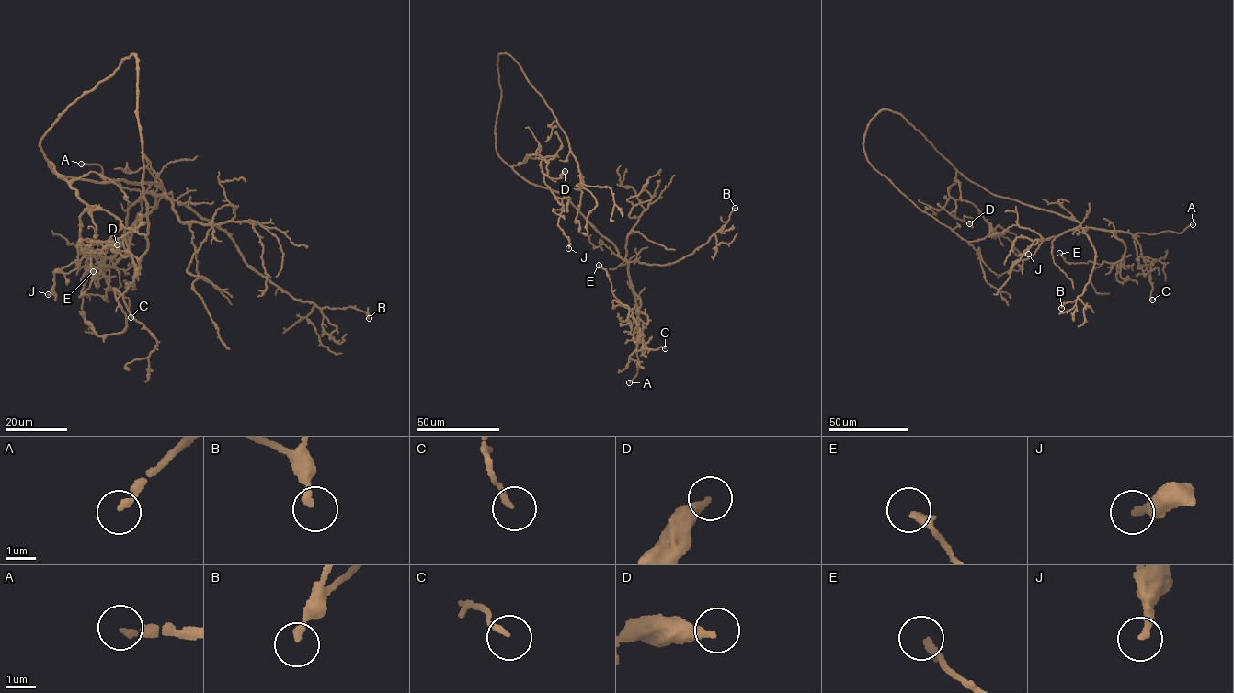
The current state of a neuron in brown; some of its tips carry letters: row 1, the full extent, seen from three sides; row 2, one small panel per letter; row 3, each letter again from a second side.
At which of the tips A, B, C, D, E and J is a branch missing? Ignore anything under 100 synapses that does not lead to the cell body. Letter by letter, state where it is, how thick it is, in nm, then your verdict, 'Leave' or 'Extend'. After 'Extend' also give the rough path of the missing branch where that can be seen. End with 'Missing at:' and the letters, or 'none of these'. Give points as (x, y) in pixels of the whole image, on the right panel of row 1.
A: Place: (1193, 224). Thickness 180 nm. Extend
B: Place: (1061, 308). Thickness 220 nm. Leave
C: Place: (1152, 300). Thickness 170 nm. Leave
D: Place: (969, 223). Thickness 320 nm. Leave
E: Place: (1059, 253). Thickness 240 nm. Leave
J: Place: (1028, 254). Thickness 300 nm. Leave
Missing at: A

